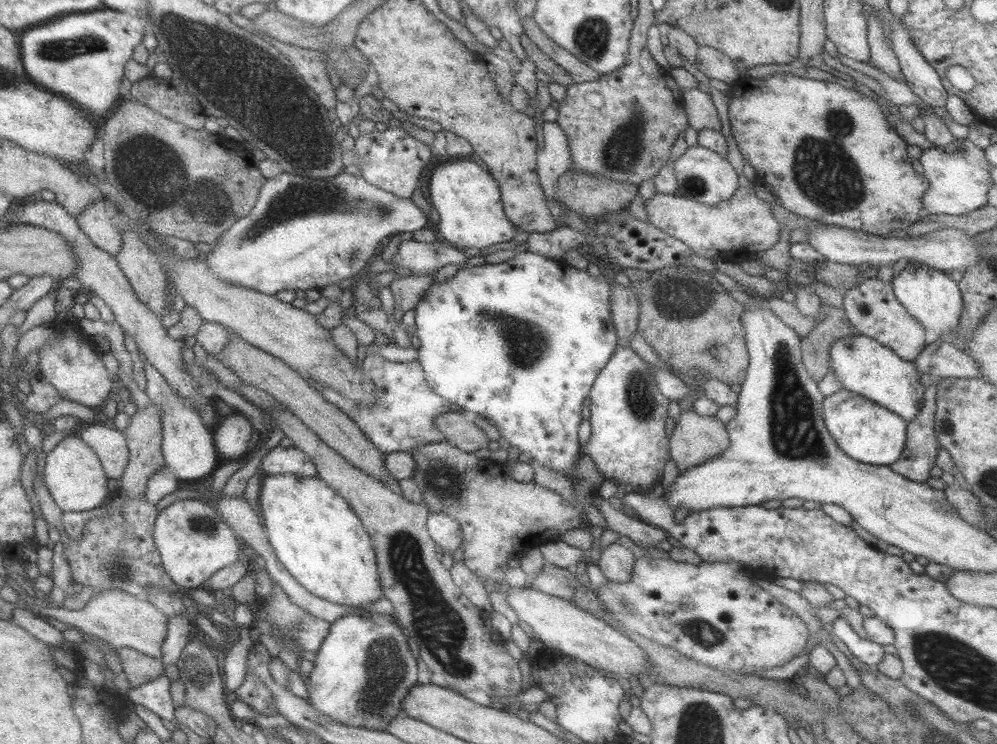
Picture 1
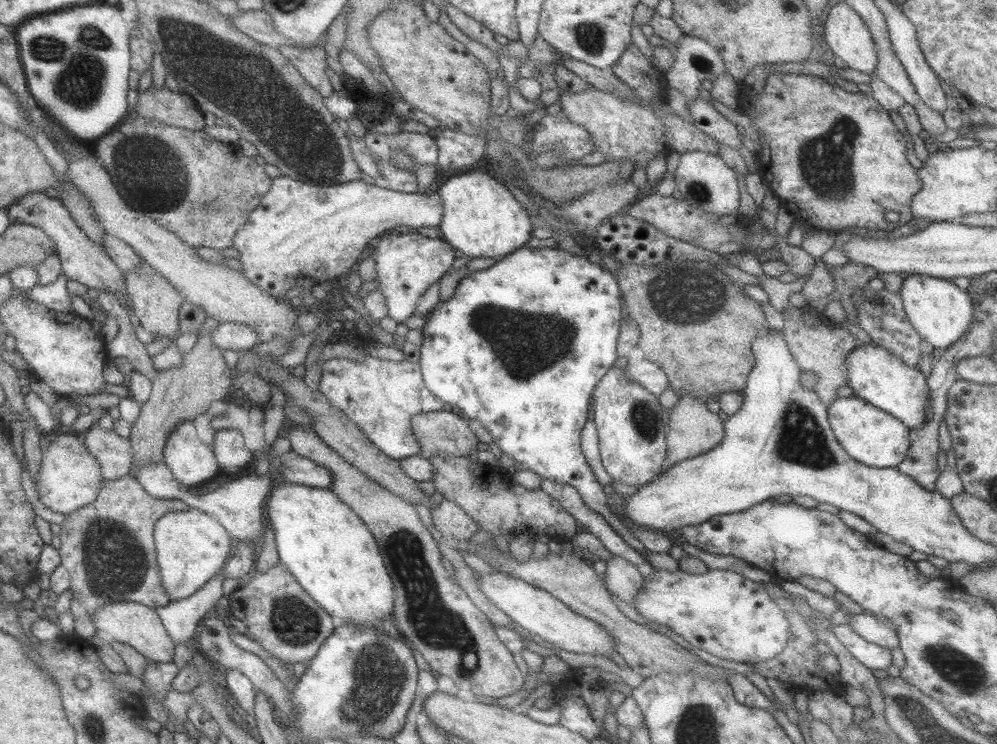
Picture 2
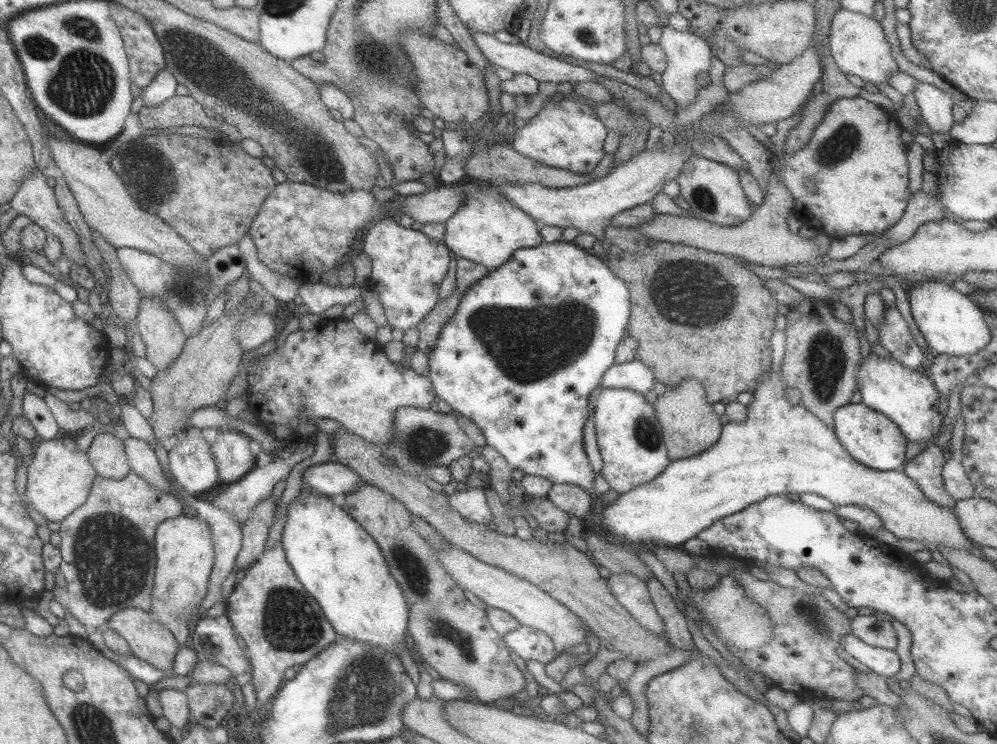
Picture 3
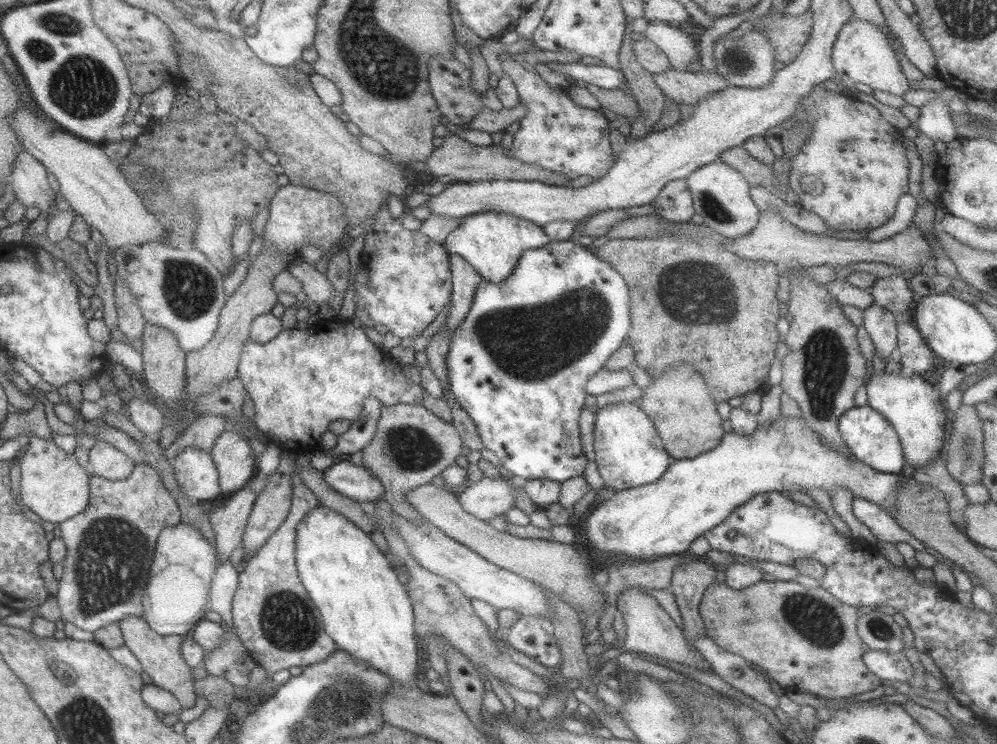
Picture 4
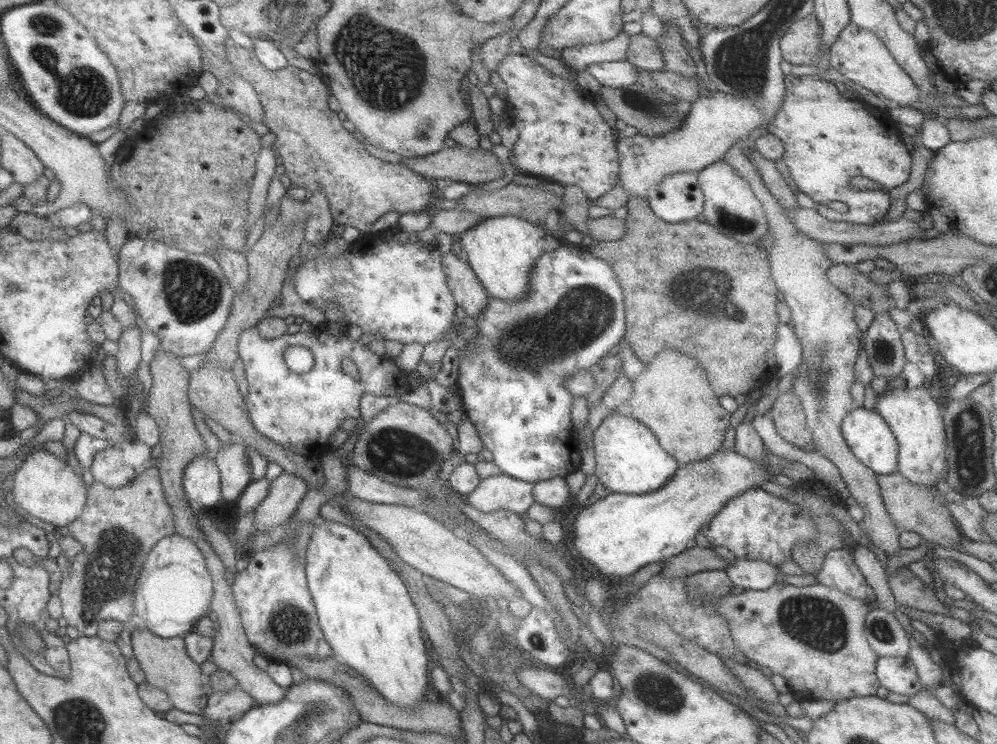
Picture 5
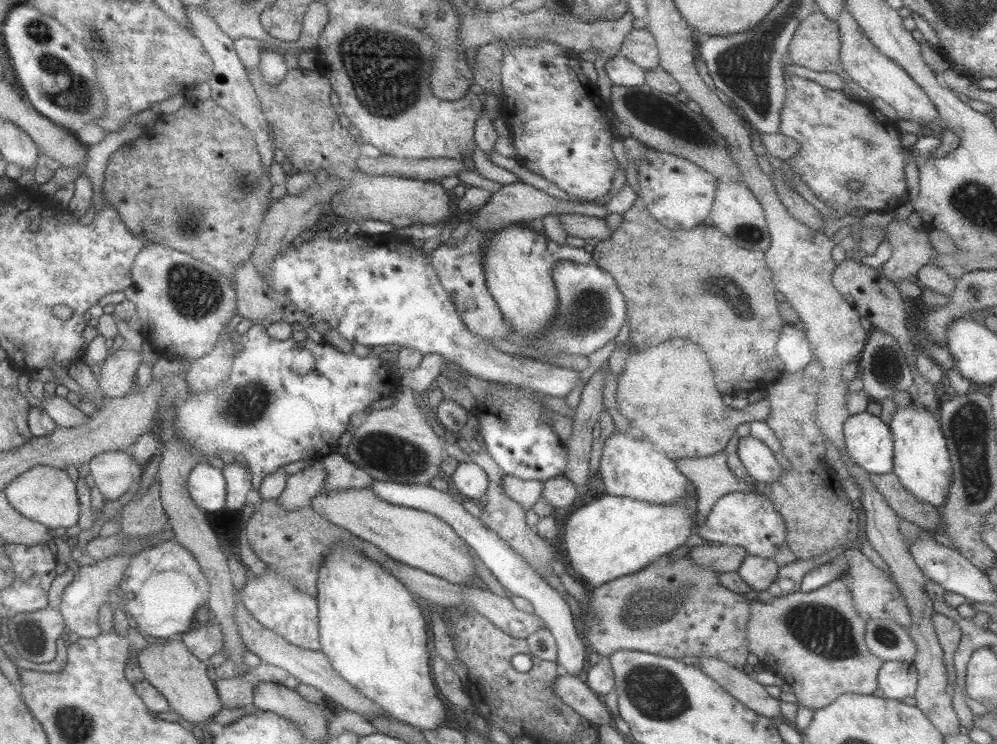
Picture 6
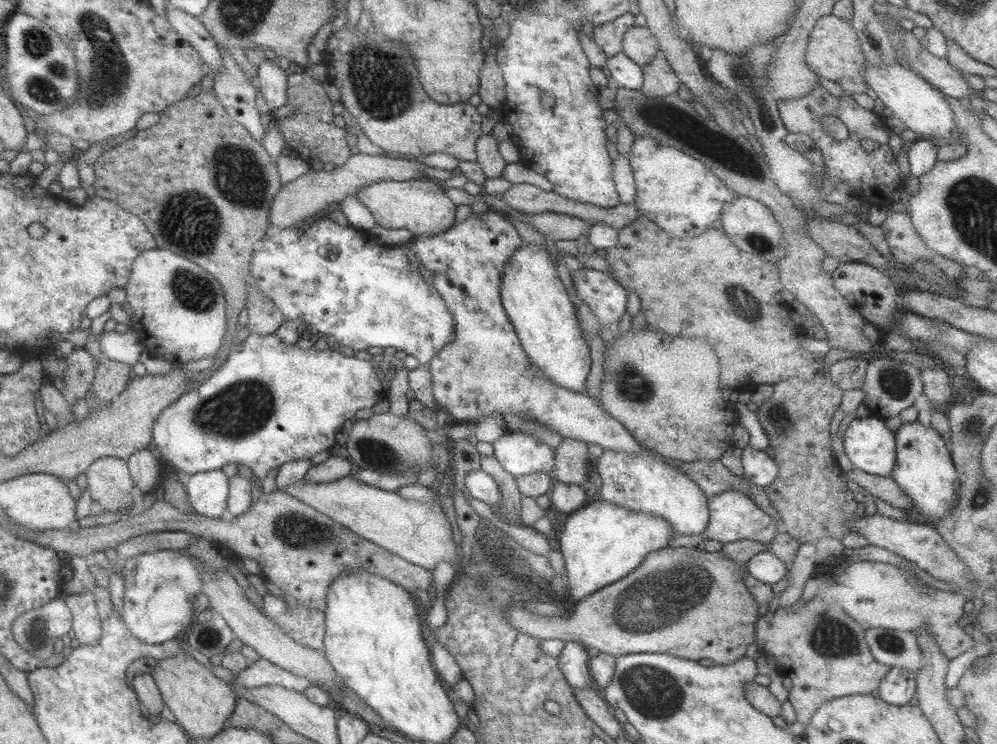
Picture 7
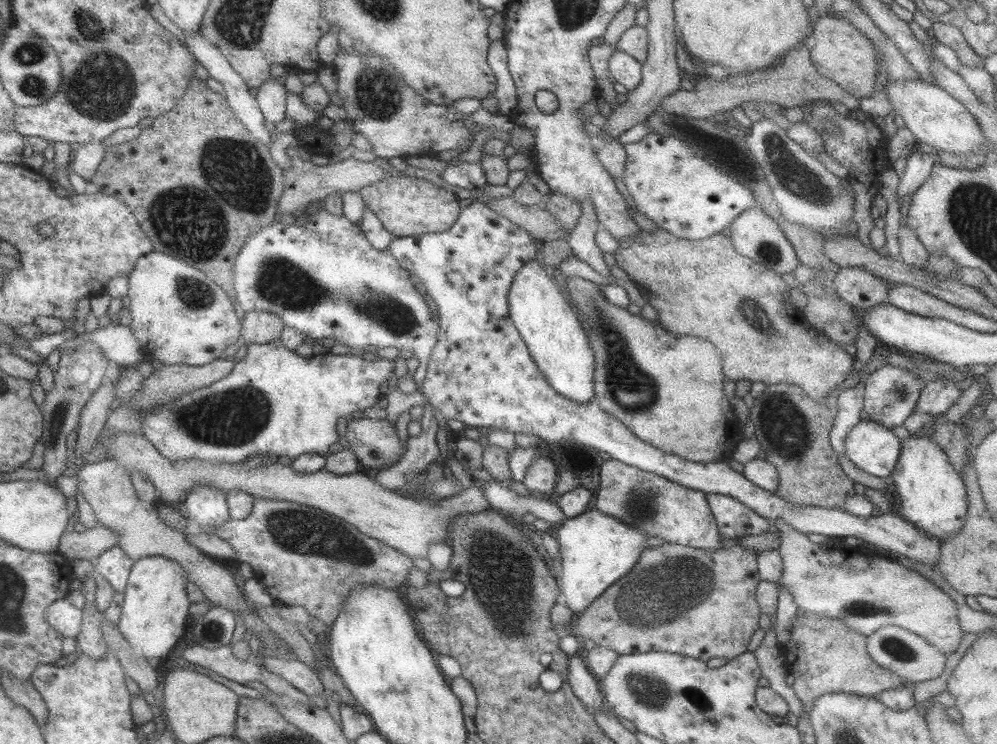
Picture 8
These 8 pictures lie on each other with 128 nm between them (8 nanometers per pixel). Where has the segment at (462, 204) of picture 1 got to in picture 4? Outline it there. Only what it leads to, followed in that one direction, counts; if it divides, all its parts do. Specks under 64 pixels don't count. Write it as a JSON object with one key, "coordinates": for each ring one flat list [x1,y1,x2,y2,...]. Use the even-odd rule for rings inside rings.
{"coordinates":[[479,212,463,217,457,228,449,232,442,245,449,255,459,255,471,264,482,281,500,284,513,273,521,252,541,248,549,242,542,227,527,220,511,214]]}

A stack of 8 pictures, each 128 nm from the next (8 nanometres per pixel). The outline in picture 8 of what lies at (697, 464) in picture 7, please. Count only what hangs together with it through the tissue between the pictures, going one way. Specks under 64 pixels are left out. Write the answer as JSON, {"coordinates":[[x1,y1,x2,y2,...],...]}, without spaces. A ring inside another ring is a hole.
{"coordinates":[[783,520,773,522,780,532,780,545,777,549,783,564,783,573,774,583,776,588,783,586,789,590,799,611,839,620,852,632,866,638,883,626,893,625,921,636,931,647,937,648,946,657,957,649,963,635,958,626,957,604,935,586,934,582,865,546,843,544,841,548,823,547,819,543,809,541,806,534,793,530]]}

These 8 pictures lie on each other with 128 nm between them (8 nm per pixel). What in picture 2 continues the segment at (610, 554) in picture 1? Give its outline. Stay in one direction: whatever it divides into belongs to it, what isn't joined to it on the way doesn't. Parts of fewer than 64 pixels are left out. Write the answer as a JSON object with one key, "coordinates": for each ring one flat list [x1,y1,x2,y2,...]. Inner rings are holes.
{"coordinates":[[612,555,605,561,603,577,606,589,627,604,633,604,633,596,641,590,643,577,639,570,625,558]]}

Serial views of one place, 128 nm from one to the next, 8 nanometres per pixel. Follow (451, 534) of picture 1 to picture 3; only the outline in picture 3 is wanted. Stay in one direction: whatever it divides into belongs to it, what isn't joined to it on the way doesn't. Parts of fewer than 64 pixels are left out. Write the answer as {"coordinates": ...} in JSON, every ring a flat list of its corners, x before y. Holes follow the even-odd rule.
{"coordinates":[[471,487,465,491,457,491,446,499,463,519,487,525,491,521,490,508,485,498,484,487]]}

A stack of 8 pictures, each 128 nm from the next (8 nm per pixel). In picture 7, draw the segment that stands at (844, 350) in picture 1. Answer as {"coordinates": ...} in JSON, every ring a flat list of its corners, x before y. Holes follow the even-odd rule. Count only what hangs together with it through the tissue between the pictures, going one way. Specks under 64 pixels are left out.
{"coordinates":[[919,421,901,424,894,432,895,437,895,464,890,477,897,483,903,492,911,499,915,514,923,518,923,522,937,522,951,512,957,504,959,481,957,471,953,466,949,445,935,430,925,428]]}

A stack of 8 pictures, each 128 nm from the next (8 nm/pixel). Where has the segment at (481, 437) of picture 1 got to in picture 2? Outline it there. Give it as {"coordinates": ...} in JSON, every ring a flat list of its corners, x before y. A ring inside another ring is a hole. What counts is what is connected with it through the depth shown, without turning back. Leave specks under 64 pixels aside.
{"coordinates":[[441,409,417,413,410,420,410,428,421,450,417,455,428,461,435,454,468,457,477,451,479,440,458,411]]}

